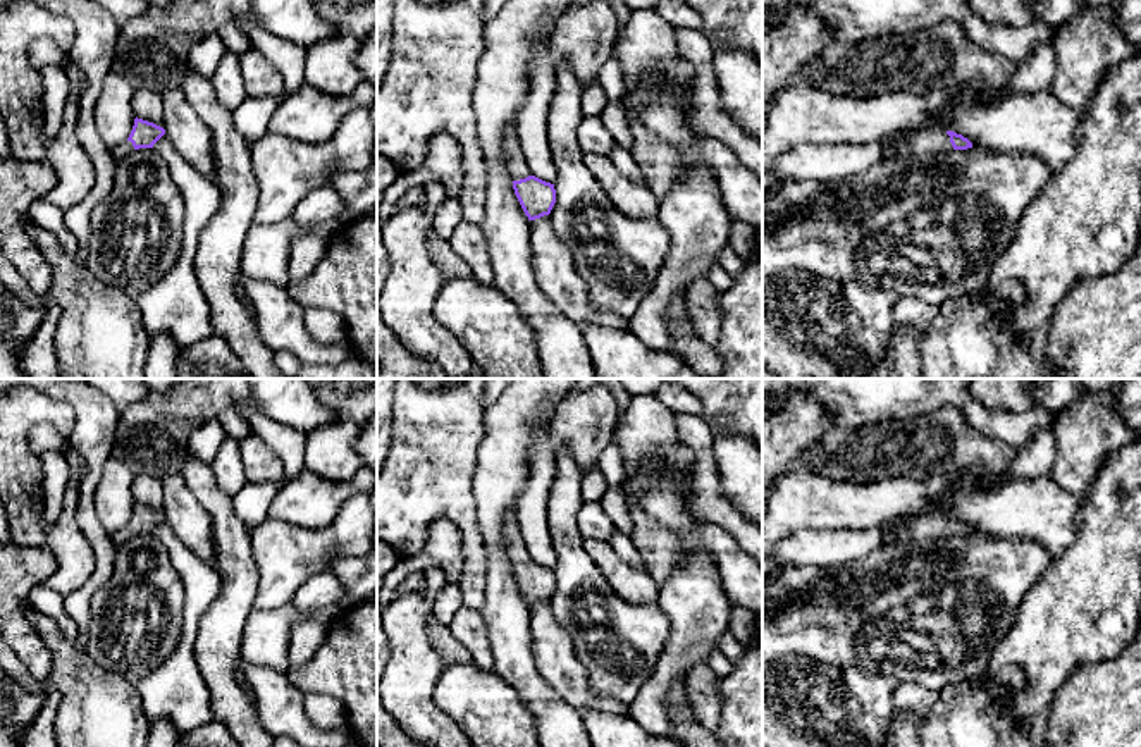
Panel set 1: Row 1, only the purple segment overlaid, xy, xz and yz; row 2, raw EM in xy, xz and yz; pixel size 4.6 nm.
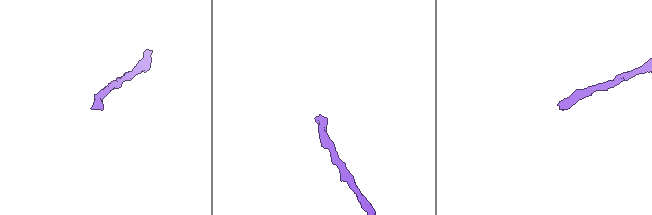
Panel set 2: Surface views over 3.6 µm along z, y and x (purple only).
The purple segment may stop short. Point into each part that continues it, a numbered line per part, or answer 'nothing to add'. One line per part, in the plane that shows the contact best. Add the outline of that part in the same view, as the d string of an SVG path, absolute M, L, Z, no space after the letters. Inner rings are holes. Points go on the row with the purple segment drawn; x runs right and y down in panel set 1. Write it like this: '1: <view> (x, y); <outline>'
1: xz (517, 167); M515 126L504 133L504 164L513 181L532 176L520 146Z

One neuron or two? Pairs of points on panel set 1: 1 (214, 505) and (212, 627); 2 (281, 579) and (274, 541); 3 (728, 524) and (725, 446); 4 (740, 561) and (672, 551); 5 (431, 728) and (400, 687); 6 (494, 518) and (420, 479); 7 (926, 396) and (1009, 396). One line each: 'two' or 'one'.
1: one
2: one
3: two
4: one
5: one
6: two
7: two

